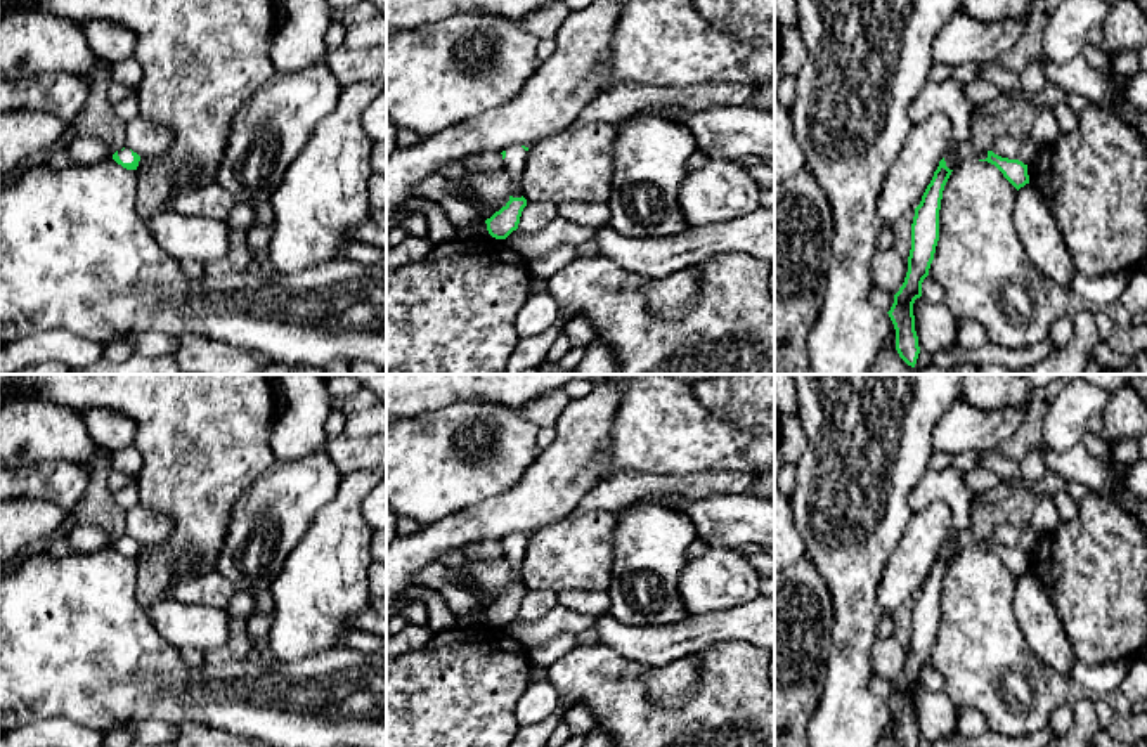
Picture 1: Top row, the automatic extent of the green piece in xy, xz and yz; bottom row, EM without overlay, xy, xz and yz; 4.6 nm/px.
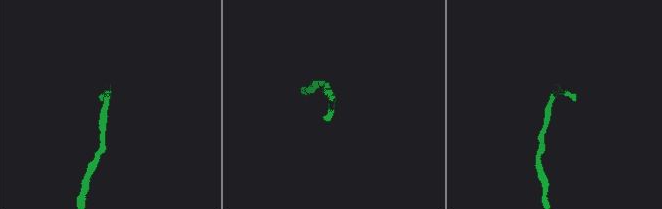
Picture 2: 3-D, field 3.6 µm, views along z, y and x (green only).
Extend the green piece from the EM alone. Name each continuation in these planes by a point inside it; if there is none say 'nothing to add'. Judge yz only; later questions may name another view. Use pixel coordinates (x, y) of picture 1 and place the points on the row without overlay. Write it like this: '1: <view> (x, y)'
1: yz (948, 486)

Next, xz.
1: xz (515, 548)

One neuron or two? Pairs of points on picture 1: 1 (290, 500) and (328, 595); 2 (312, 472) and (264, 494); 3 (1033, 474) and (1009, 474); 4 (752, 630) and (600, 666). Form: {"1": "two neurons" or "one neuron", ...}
{"1": "two neurons", "2": "one neuron", "3": "two neurons", "4": "two neurons"}

